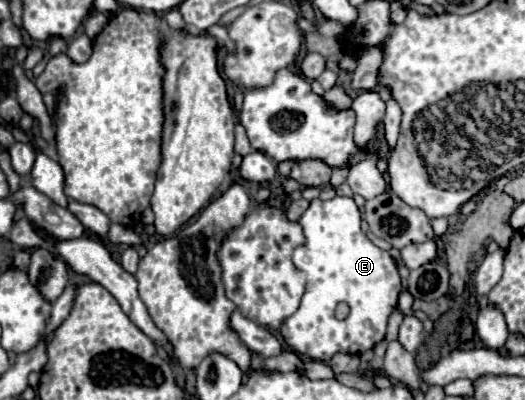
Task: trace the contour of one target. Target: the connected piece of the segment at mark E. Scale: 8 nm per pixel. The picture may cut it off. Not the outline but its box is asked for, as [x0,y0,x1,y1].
[281,196,403,362]

